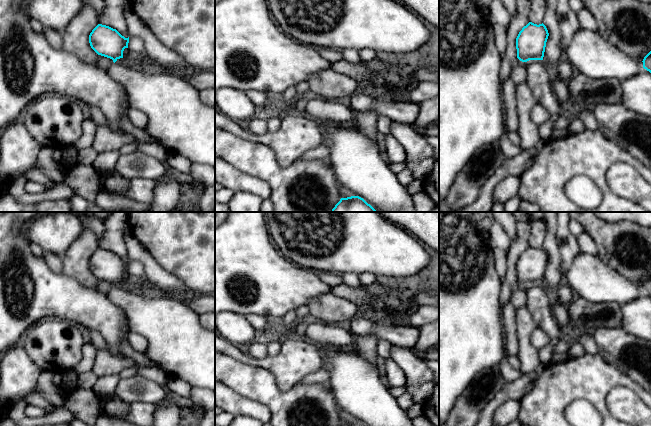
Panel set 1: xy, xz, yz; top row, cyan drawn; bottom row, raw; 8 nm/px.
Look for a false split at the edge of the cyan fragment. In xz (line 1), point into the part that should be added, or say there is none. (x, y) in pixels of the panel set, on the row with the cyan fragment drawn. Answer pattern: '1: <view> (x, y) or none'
1: none

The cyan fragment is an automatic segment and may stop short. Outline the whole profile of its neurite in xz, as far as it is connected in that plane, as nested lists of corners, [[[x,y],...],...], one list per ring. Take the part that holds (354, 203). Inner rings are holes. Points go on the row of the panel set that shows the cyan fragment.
[[[359,196],[341,198],[331,212],[377,212]]]

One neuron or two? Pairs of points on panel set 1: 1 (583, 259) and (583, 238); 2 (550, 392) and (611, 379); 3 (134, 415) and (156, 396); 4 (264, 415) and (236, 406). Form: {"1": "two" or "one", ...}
{"1": "two", "2": "one", "3": "two", "4": "one"}

